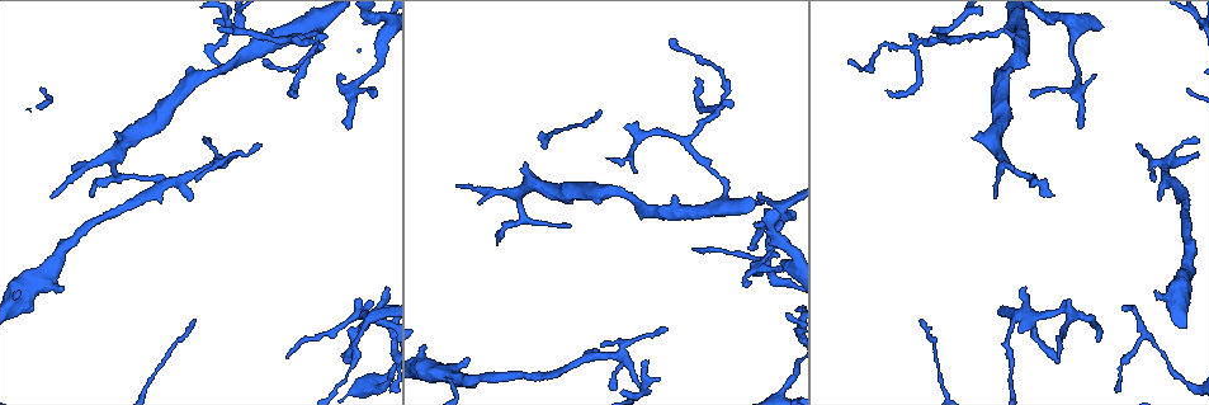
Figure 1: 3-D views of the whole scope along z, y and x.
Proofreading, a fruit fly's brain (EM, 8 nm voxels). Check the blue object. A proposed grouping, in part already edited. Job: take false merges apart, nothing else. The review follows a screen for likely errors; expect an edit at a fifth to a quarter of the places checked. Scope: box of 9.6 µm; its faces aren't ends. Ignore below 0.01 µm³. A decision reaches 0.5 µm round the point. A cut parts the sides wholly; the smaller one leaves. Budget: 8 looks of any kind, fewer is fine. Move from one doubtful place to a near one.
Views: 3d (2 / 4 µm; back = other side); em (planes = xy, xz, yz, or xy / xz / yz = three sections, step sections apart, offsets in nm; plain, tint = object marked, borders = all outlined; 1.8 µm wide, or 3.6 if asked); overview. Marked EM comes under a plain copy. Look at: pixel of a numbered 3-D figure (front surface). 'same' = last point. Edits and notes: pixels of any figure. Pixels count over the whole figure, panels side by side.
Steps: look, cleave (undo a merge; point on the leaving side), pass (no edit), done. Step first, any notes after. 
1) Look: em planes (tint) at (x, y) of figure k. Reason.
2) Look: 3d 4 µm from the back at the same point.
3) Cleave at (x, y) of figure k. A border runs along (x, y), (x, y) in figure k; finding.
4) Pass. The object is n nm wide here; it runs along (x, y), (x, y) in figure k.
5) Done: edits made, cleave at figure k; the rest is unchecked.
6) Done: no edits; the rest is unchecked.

Look: 3d 2 µm at (384, 387) of figure 1.

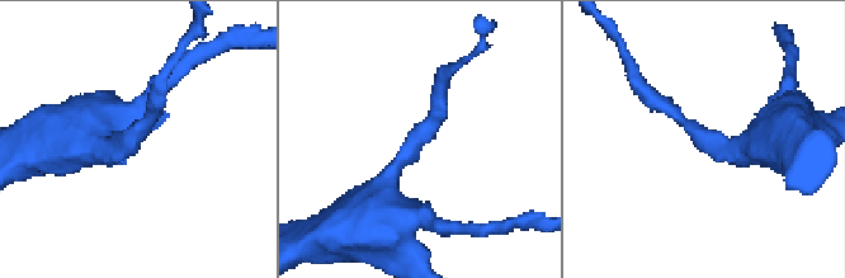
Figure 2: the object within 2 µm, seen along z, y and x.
Look: em 3.6 µm planes (tint) at (128, 140) of figure 2.

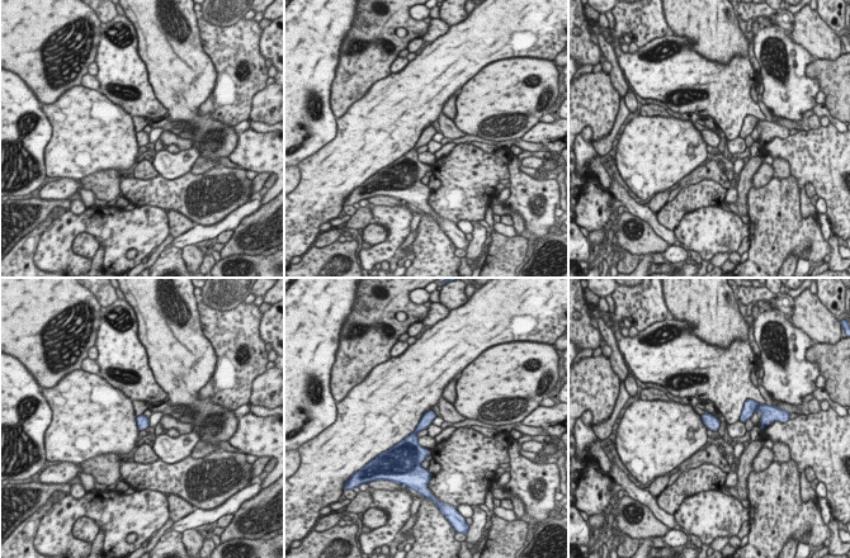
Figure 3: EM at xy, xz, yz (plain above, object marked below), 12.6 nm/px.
Pass. The object is 140 nm wide here; all the same cell.

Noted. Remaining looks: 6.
Look: em planes (tint) at (373, 314) of figure 1. Four arms meet.

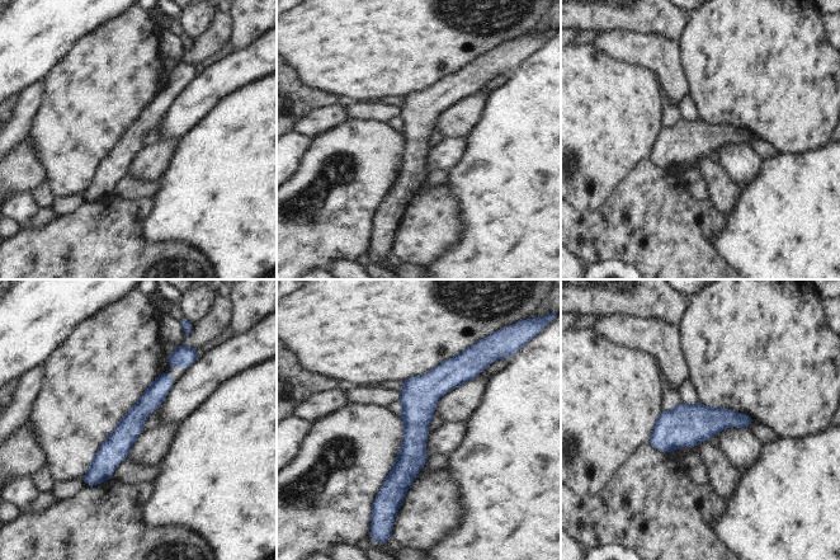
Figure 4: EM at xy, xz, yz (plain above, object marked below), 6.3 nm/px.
Pass. It runs along (459, 358), (418, 403), (400, 495) in figure 4; one cell here.

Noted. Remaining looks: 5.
Look: em planes (tint) at (1165, 165) of figure 1. Abrupt turn.

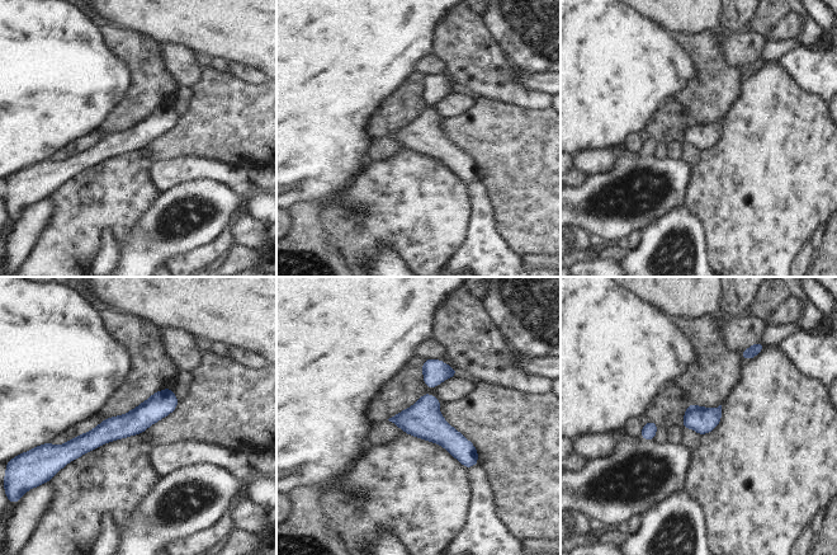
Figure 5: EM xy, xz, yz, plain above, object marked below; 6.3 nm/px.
Pass. The object is 160 nm wide here; it runs along (174, 401), (65, 448) in figure 5; all the same cell.

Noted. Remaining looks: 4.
Done: no edits; the rest is unchecked.

